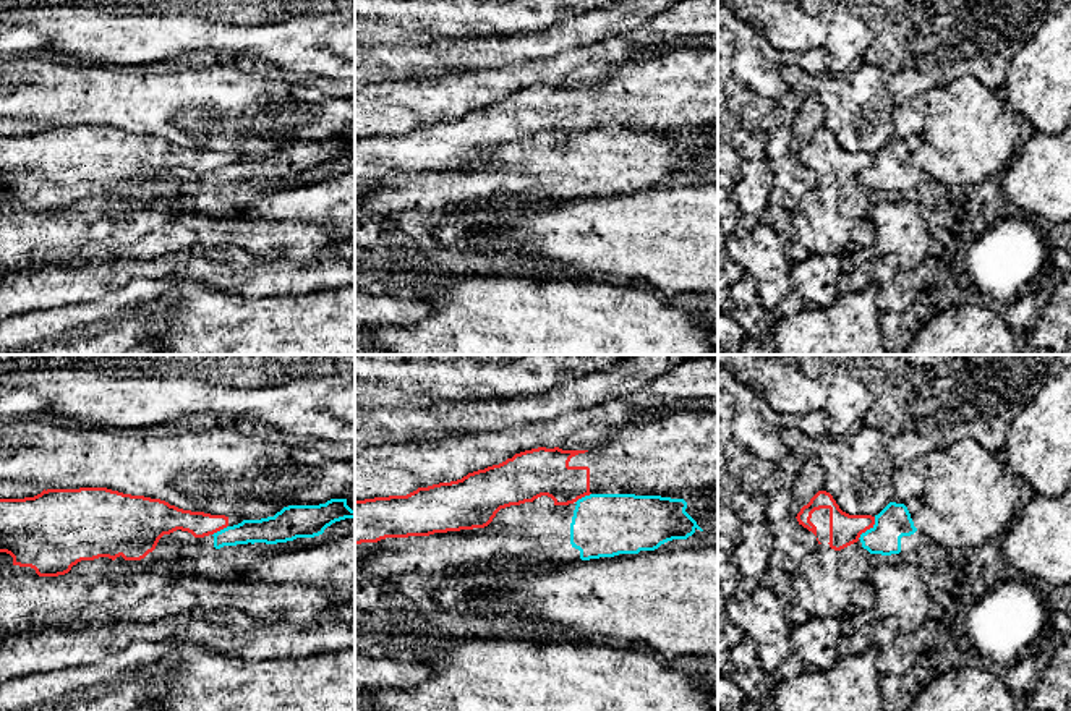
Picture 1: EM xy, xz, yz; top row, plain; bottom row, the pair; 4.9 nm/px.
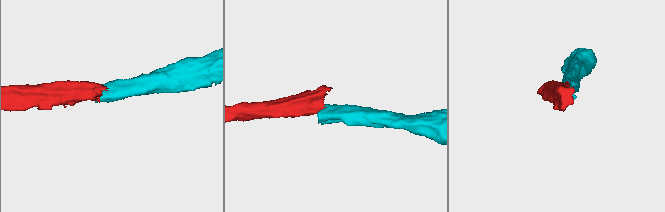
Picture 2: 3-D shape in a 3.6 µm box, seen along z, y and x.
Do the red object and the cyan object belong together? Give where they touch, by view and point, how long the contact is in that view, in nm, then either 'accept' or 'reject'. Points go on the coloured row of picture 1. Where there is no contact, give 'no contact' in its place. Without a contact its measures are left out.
yz (869, 528) | 140 nm | reject

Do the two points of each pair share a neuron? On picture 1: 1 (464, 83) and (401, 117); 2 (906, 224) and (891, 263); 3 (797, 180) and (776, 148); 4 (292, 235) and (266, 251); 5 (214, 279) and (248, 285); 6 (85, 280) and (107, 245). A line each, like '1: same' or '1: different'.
1: same
2: different
3: same
4: same
5: same
6: different

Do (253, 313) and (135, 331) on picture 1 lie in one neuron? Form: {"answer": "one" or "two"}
{"answer": "two"}

